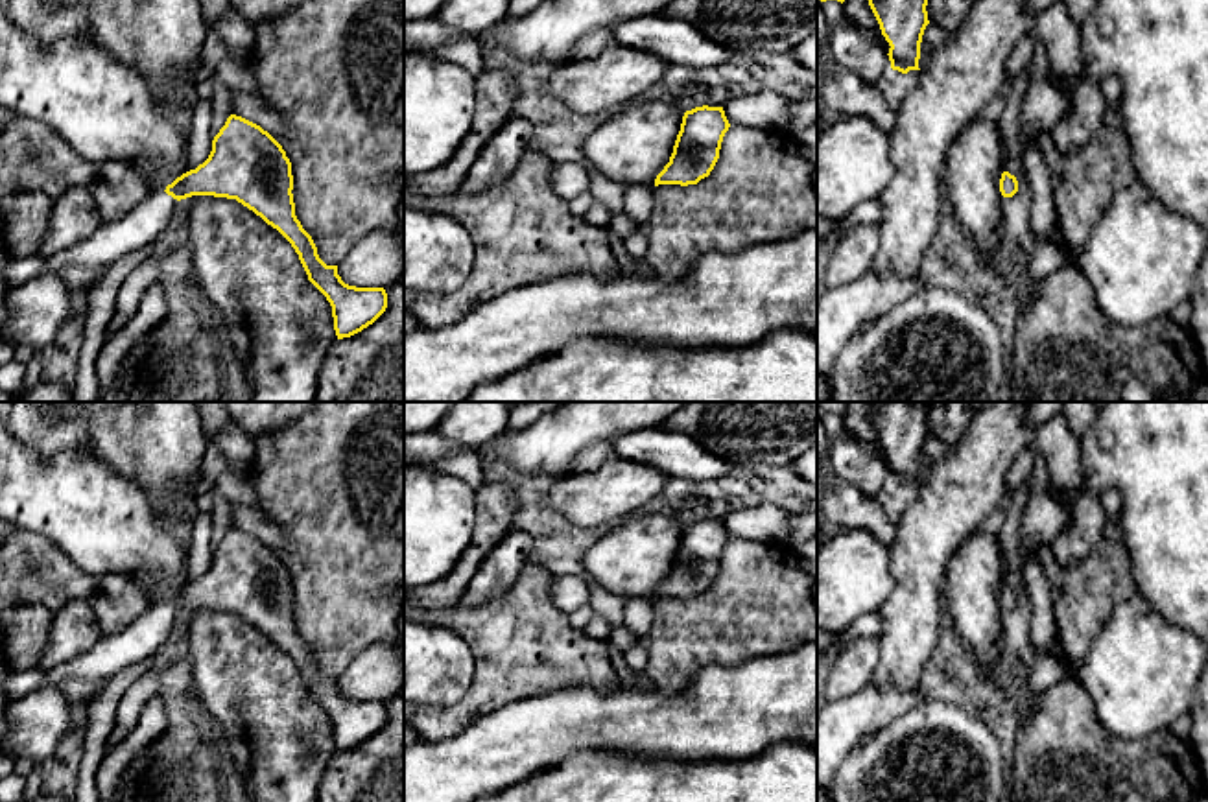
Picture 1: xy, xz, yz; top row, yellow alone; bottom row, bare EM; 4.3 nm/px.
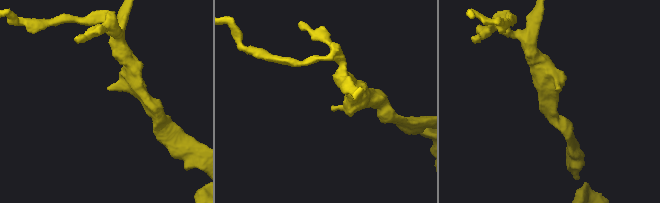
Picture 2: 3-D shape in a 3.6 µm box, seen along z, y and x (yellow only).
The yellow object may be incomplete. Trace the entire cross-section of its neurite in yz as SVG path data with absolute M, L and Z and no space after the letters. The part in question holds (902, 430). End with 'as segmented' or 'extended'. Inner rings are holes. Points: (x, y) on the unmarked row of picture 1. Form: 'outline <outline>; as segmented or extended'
outline M869 402L869 419L889 455L891 481L902 487L920 483L920 455L928 433L928 409L922 402Z; as segmented

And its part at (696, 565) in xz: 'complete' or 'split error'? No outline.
complete

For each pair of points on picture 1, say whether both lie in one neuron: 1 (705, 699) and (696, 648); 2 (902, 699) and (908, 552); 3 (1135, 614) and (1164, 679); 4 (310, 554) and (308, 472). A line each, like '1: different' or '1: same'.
1: different
2: different
3: same
4: same

